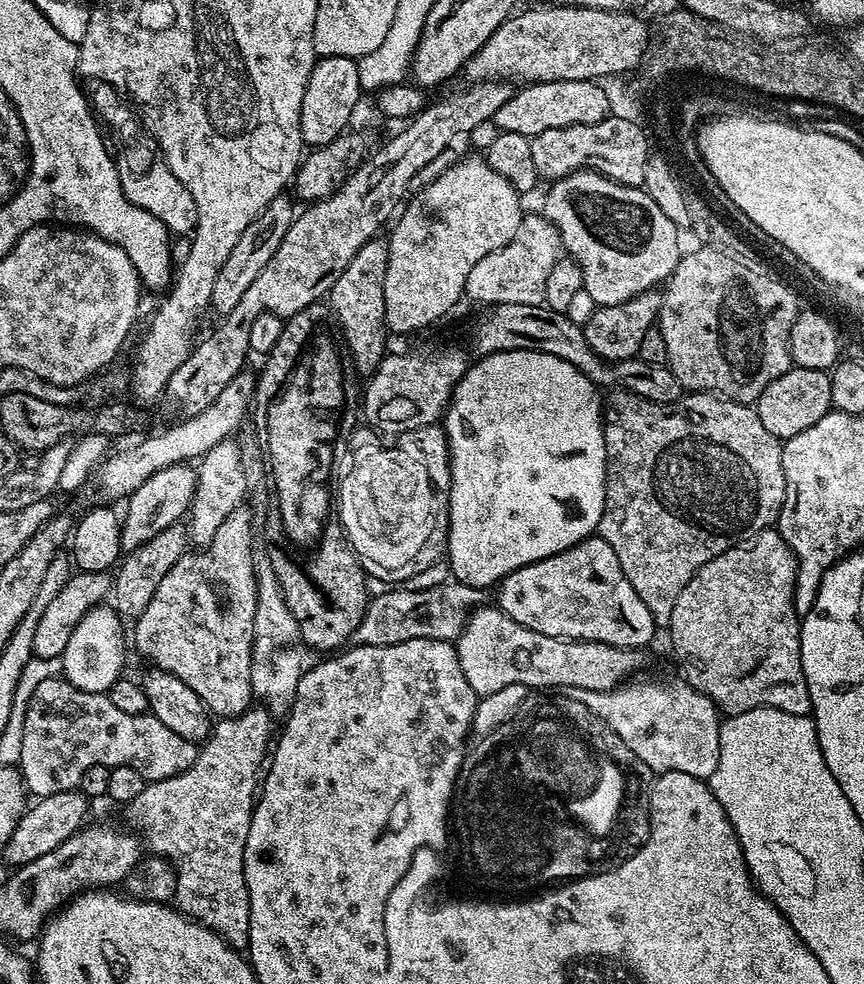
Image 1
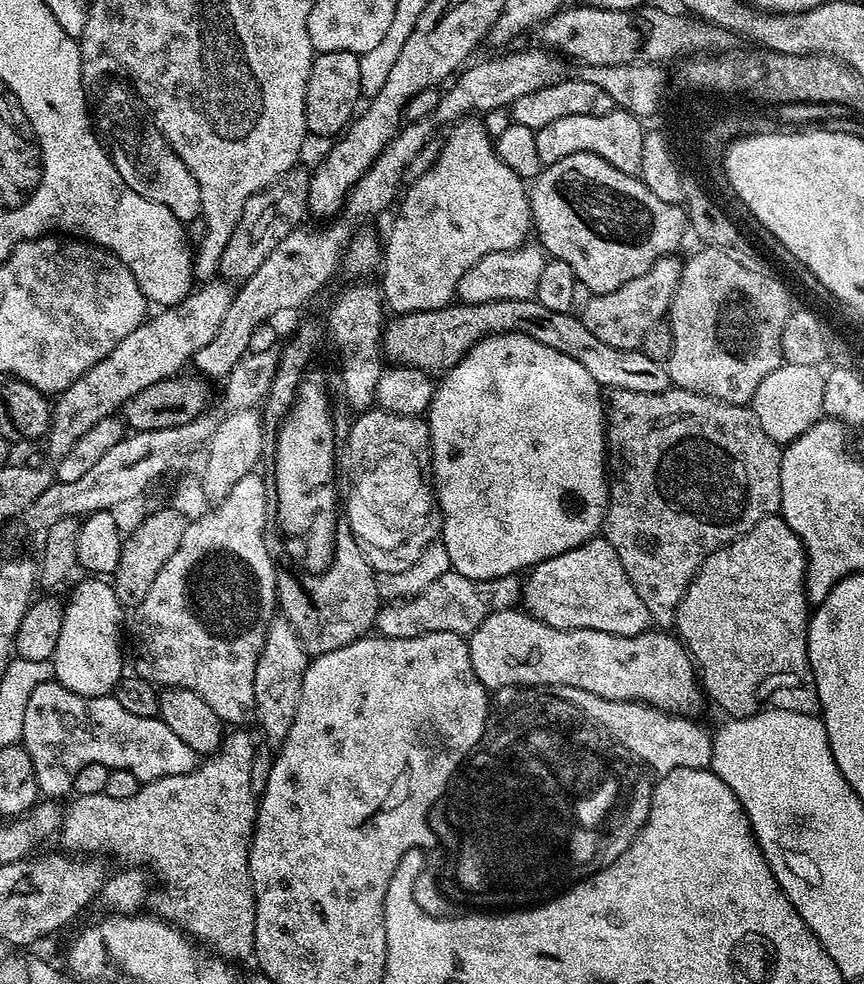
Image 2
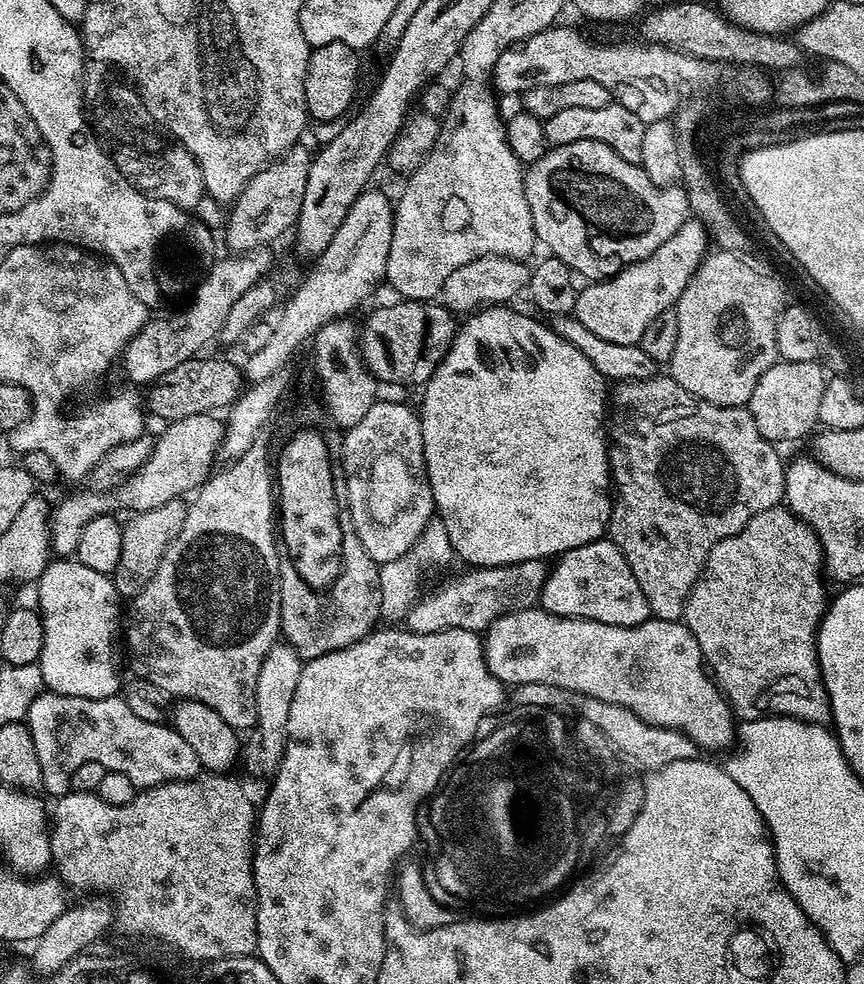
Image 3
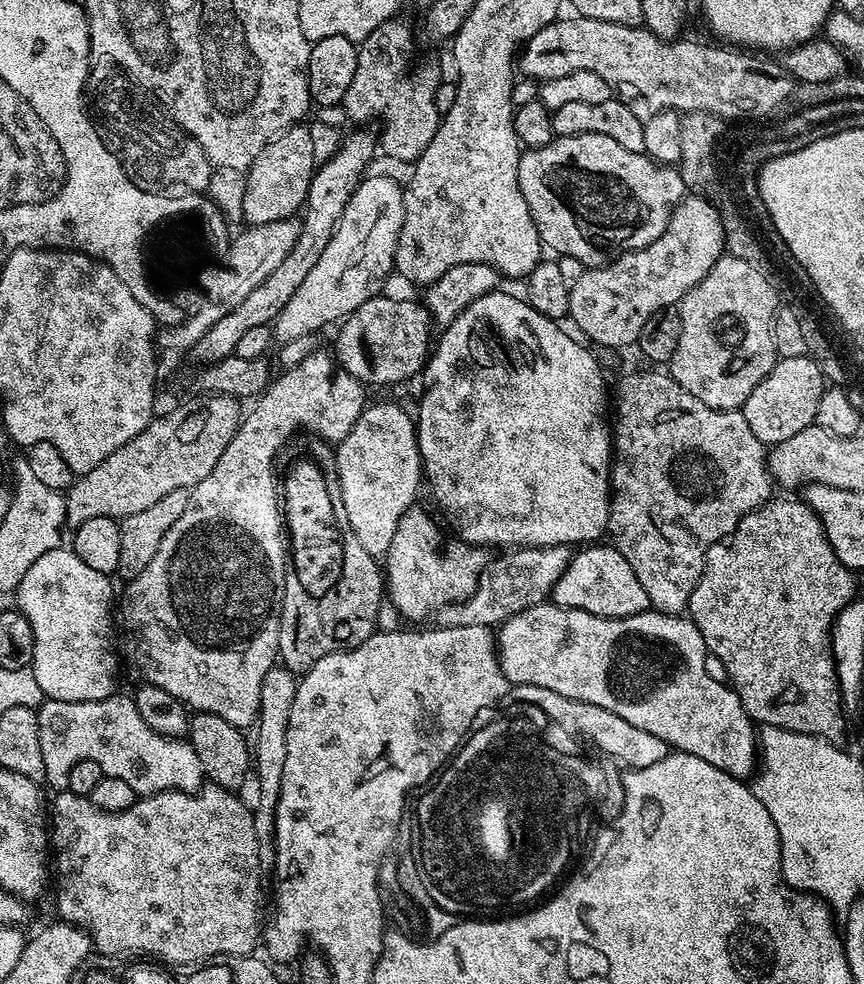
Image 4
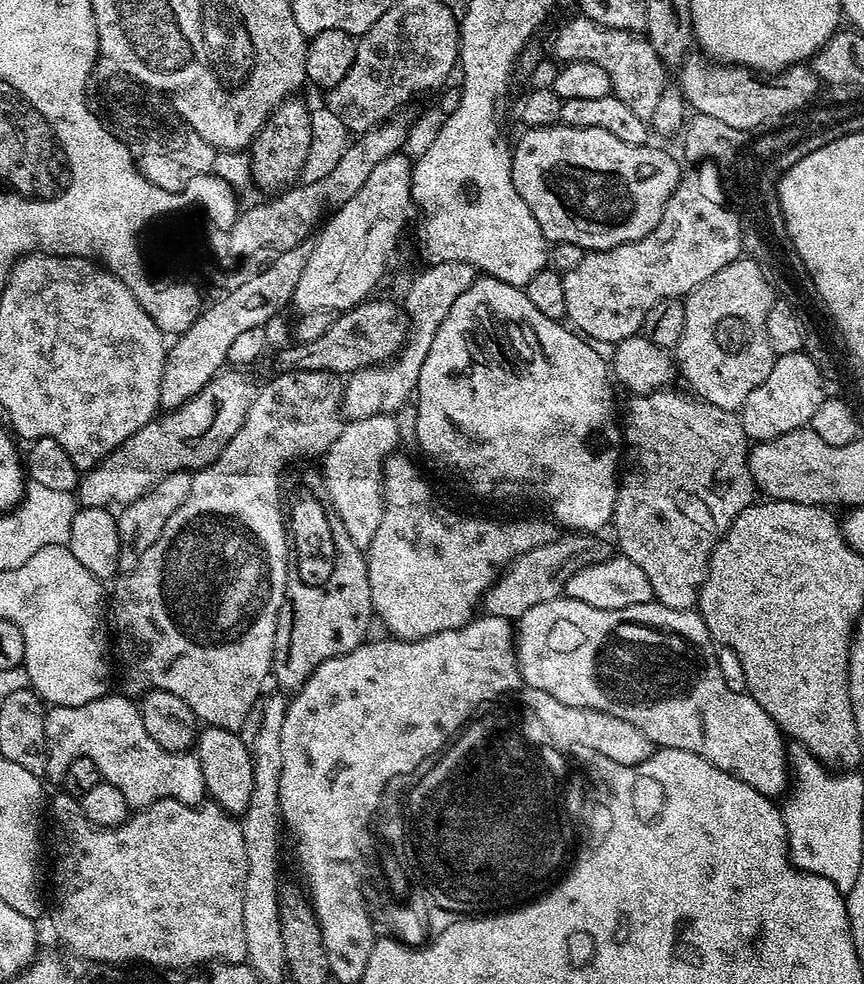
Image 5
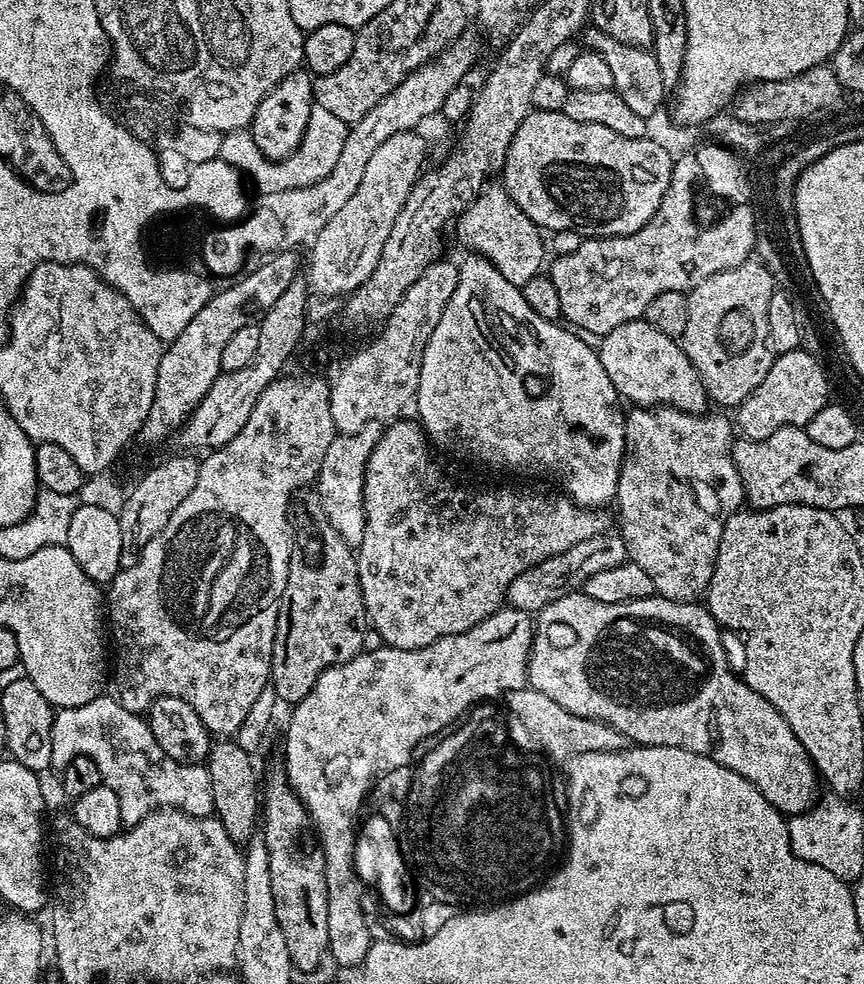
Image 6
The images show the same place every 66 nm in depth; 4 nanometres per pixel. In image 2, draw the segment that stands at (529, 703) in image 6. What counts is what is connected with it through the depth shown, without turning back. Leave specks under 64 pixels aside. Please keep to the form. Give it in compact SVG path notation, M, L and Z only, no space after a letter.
M550 684L546 691L554 698L562 698L562 702L578 706L578 710L603 726L640 763L648 765L653 773L673 772L675 768L708 768L711 765L713 733L707 732L699 724L699 719L673 716L671 712L664 712L650 704L640 704L637 700L598 698L598 694L590 694L590 690L578 690L574 686Z

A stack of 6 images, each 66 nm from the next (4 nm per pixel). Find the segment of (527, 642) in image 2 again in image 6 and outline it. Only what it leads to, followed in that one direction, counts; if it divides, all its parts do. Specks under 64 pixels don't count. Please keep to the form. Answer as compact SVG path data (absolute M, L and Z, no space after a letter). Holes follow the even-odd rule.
M568 590L562 598L550 602L540 611L534 620L532 633L532 653L528 656L528 684L534 690L546 694L546 698L554 698L562 710L570 710L570 714L578 714L582 718L600 720L618 730L633 745L652 748L654 746L670 746L685 748L694 754L711 756L722 766L734 770L734 774L742 774L779 812L789 817L799 816L807 812L818 799L816 784L818 773L812 765L812 759L806 754L802 742L794 738L794 730L786 726L786 718L762 698L739 675L728 669L728 656L724 653L724 644L720 641L722 629L703 603L678 602L668 600L665 596L651 595L641 600L631 600L615 604L614 602L598 602L590 598L583 590ZM612 616L660 616L660 620L672 620L672 624L684 624L684 628L692 628L704 644L708 644L708 652L712 652L712 660L716 660L716 676L712 676L712 684L700 692L700 700L692 700L692 704L680 704L680 708L664 708L664 712L632 712L632 708L616 708L612 700L604 700L604 696L596 696L592 688L588 688L588 680L584 680L584 652L588 652L588 644L592 644L592 636L612 620Z

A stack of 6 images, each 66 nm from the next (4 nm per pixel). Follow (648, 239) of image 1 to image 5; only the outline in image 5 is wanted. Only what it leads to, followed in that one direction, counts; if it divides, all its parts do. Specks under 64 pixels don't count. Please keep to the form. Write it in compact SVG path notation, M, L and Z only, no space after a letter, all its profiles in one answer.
M559 123L528 128L525 133L512 148L512 181L534 218L538 218L542 234L553 245L573 244L584 248L580 250L605 252L614 246L646 238L646 234L658 226L662 210L666 210L666 202L670 194L674 194L682 175L681 161L676 161L670 153L652 148L651 143L622 142L622 138L614 138L610 130Z

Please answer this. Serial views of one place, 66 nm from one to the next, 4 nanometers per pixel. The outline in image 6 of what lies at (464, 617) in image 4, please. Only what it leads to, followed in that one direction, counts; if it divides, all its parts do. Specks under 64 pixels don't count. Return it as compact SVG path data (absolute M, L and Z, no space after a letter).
M605 530L599 536L586 538L586 542L578 542L578 546L570 546L562 554L554 554L554 558L546 558L534 566L530 566L514 582L510 582L507 603L513 608L529 614L539 614L550 602L562 598L566 590L580 590L587 580L594 578L601 570L614 570L614 566L628 560L628 551L619 534L610 534Z

